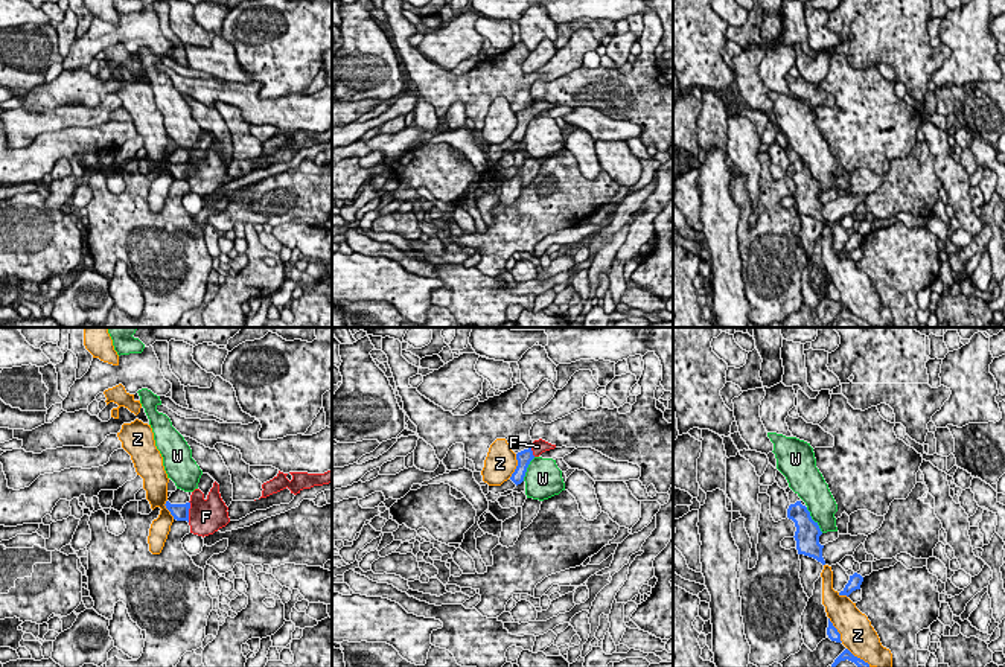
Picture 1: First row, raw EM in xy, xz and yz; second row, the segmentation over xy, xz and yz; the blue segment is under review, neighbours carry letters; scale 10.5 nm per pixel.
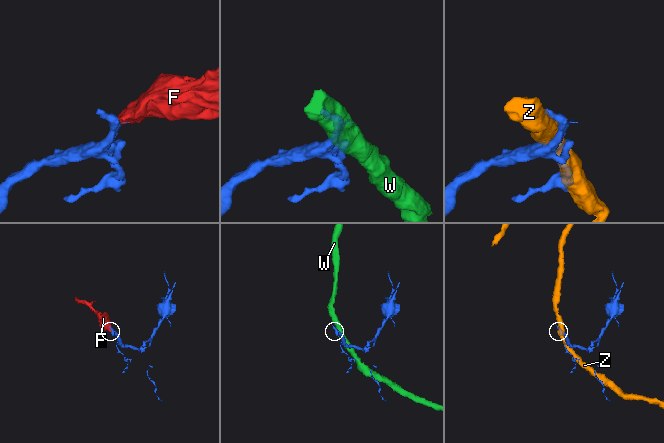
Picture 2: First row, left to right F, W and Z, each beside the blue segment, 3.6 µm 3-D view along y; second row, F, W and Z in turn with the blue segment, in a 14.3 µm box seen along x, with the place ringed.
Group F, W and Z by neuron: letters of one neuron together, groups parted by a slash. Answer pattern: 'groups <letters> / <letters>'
groups F / W / Z

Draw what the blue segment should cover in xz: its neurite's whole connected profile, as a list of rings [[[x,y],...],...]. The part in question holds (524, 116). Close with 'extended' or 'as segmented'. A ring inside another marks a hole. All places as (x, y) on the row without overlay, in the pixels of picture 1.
[[[542,97],[534,99],[528,108],[524,108],[516,113],[518,125],[512,132],[510,139],[518,145],[524,140],[527,126],[534,116],[539,116],[542,111],[554,108],[556,104],[551,104]]] | extended

